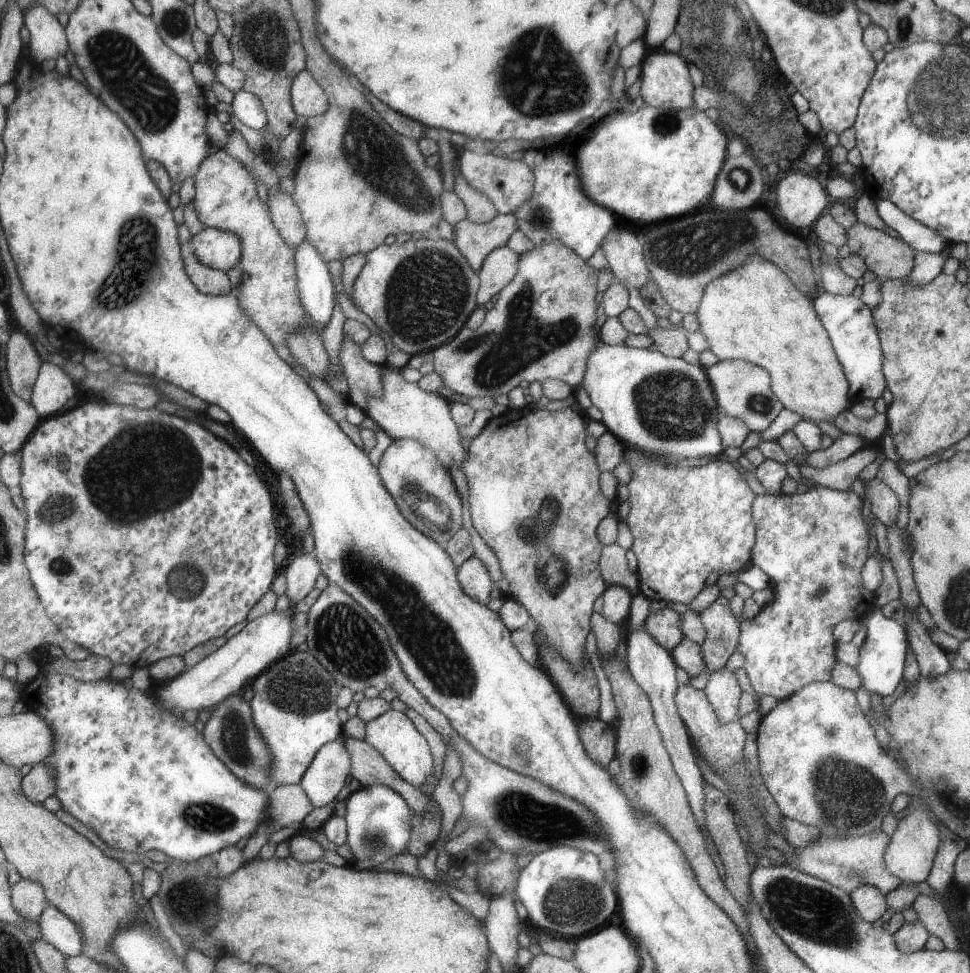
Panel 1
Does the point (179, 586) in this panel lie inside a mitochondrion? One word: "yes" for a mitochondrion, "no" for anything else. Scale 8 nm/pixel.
yes

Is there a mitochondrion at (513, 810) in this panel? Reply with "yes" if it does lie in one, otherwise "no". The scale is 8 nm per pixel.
yes

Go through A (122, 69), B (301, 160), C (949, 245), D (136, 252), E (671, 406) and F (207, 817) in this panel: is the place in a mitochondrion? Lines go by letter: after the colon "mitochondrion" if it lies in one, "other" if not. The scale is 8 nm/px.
A: mitochondrion
B: other
C: other
D: mitochondrion
E: mitochondrion
F: mitochondrion

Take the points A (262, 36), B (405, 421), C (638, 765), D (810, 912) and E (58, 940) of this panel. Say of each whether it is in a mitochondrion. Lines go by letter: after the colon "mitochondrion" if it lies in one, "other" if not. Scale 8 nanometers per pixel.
A: mitochondrion
B: other
C: mitochondrion
D: mitochondrion
E: other

